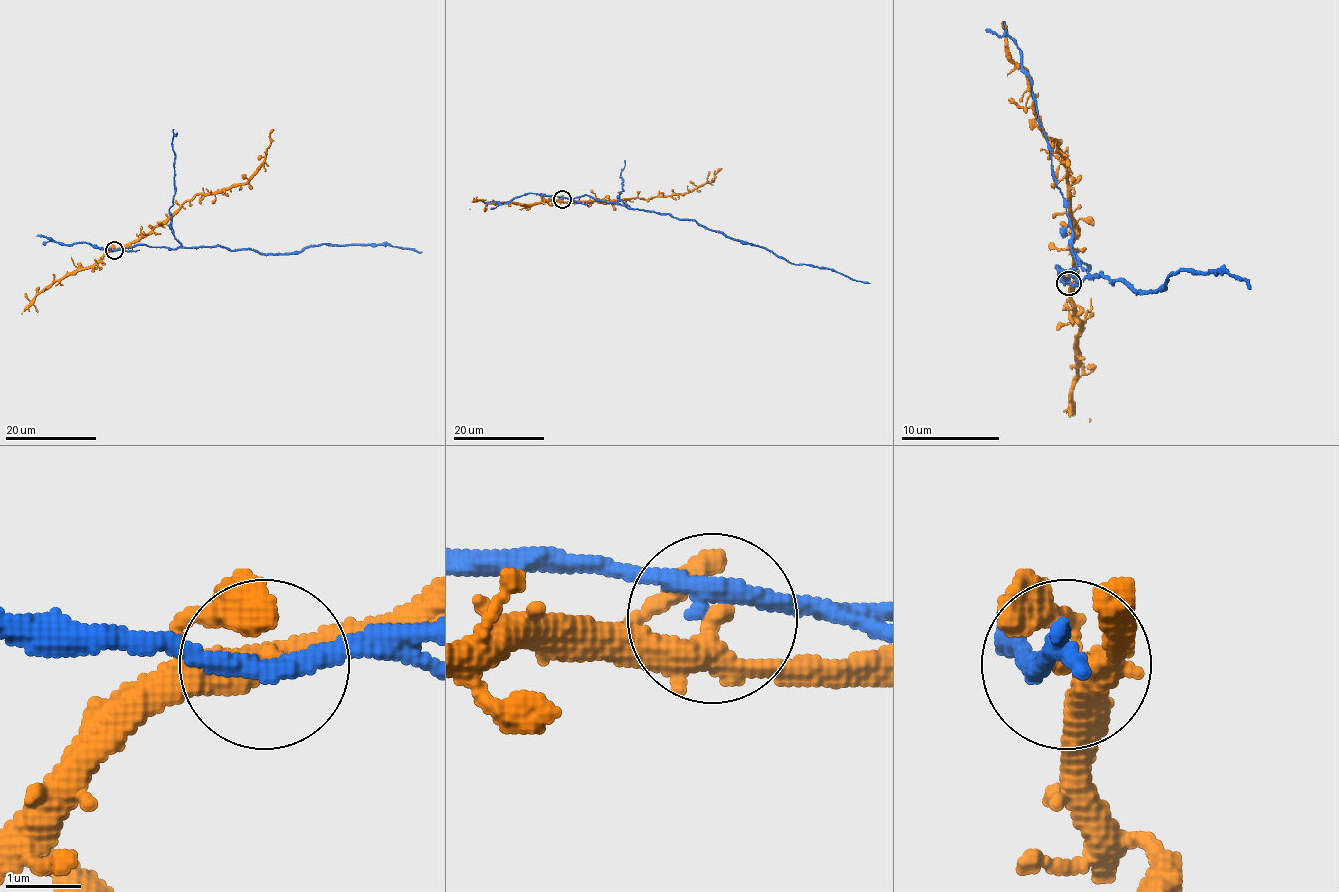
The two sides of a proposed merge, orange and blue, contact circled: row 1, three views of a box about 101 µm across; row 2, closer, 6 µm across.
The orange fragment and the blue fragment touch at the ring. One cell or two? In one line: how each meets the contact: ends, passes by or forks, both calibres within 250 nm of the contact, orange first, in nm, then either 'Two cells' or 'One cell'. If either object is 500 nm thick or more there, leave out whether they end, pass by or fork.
At the ring orange passes by. At the ring blue passes by. Thickness 360 nm (orange) against 240 nm. Two cells

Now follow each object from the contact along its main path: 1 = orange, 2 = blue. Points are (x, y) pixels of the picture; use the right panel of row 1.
1: (1068, 282), (1075, 280), (1075, 231), (1065, 177), (1068, 162), (1041, 125), (1026, 71), (1009, 52), (1002, 22)
2: (1068, 282), (1060, 272), (1078, 280), (1100, 275), (1137, 290), (1159, 290), (1178, 270), (1242, 277), (1249, 290)

